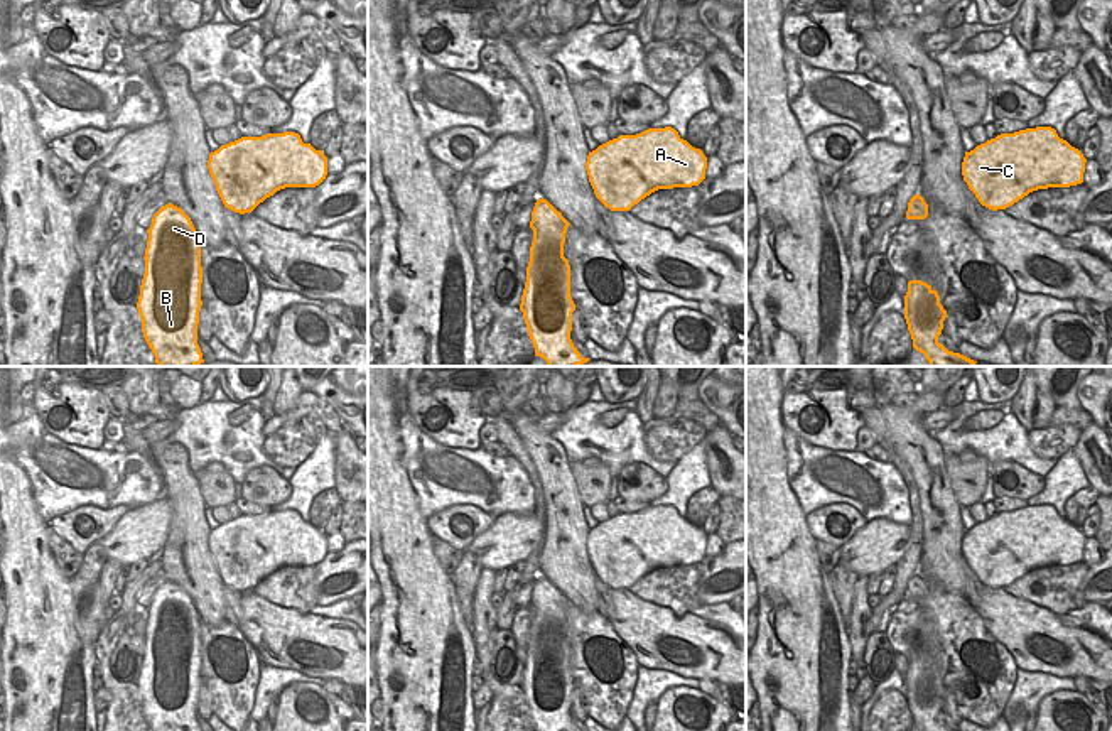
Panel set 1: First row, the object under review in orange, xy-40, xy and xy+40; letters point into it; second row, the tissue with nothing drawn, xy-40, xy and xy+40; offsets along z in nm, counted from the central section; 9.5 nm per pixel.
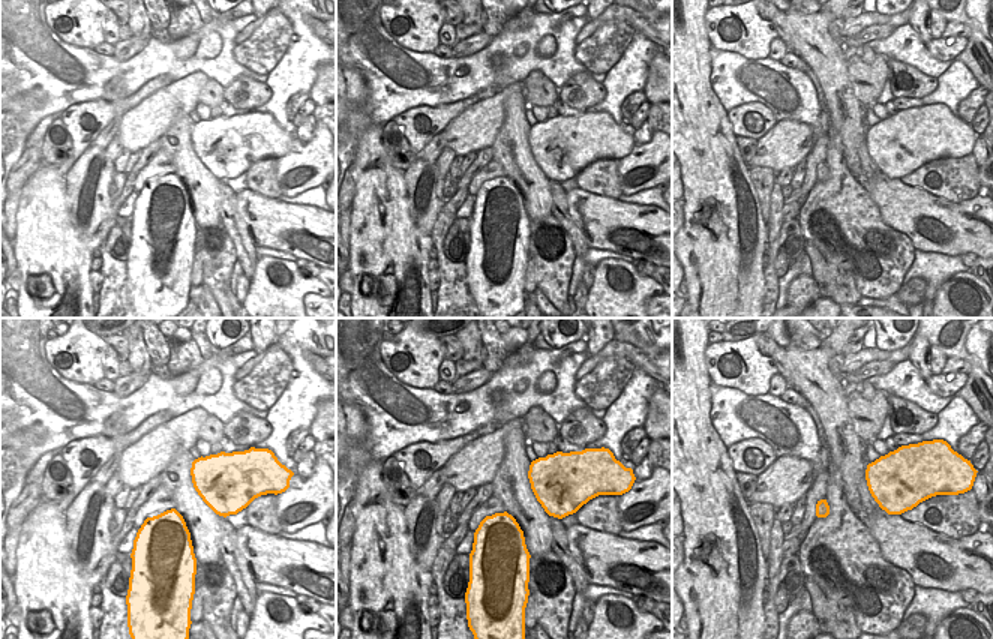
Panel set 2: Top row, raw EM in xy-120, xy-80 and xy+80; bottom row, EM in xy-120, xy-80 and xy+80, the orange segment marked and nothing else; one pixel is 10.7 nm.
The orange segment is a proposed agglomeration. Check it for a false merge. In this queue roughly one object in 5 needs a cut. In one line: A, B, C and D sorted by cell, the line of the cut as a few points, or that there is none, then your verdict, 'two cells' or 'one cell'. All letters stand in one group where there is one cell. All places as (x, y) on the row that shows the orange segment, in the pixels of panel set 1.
groups A B C D; cut none; one cell

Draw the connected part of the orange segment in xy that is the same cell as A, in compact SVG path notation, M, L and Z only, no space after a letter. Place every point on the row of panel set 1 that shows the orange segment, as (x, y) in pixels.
M672 127L619 135L589 152L586 171L596 198L611 211L629 211L658 189L692 187L705 179L707 157Z

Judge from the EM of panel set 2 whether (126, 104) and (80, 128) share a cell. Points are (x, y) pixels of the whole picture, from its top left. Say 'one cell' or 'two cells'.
one cell

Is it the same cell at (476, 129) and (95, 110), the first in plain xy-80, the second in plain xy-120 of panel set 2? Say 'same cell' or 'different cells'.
different cells

